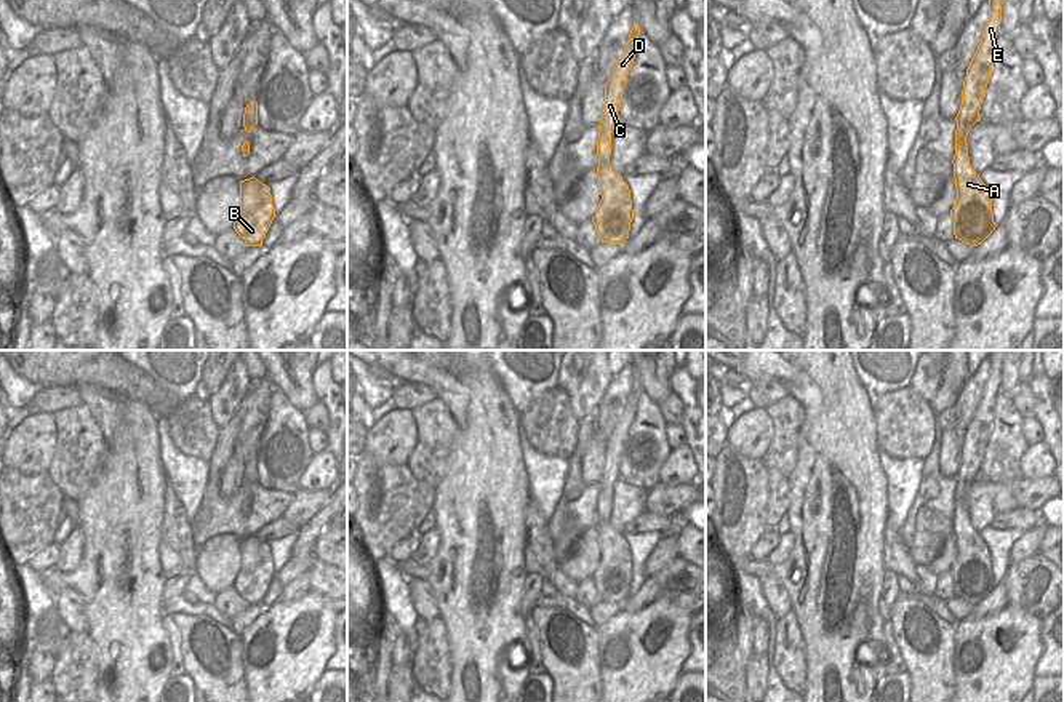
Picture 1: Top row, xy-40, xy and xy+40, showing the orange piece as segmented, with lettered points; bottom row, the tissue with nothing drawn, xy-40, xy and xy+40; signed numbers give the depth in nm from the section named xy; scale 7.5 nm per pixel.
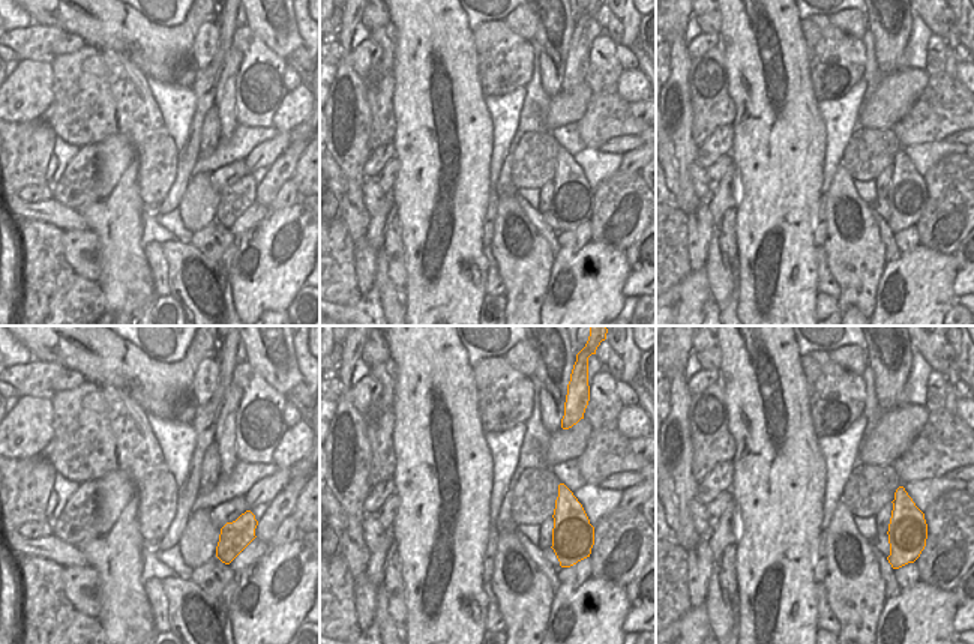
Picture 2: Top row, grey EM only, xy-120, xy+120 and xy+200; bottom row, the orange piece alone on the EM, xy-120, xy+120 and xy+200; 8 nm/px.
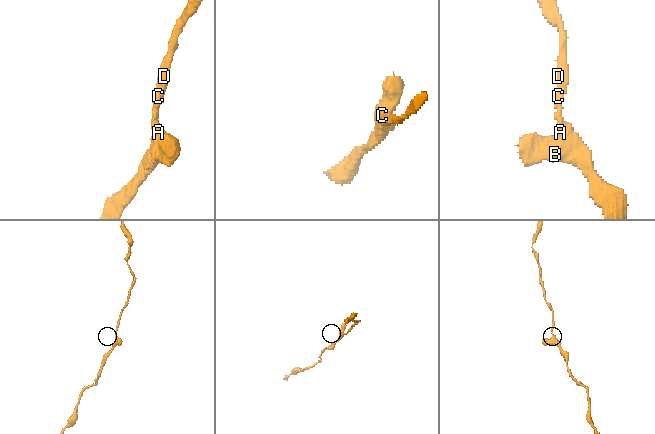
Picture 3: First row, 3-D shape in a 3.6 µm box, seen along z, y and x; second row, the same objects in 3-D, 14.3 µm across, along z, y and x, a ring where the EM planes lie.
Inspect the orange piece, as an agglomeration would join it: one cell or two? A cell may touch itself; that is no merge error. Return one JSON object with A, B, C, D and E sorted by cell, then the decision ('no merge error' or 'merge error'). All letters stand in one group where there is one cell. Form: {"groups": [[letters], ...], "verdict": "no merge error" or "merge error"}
{"groups": [["A", "B", "C", "D", "E"]], "verdict": "no merge error"}

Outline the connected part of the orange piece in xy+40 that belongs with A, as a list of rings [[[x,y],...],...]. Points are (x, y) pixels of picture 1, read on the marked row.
[[[989,0],[989,19],[981,43],[966,69],[962,90],[962,106],[955,117],[954,177],[957,189],[955,206],[950,209],[954,235],[963,243],[981,245],[994,230],[992,200],[986,184],[971,168],[966,136],[979,122],[979,110],[994,67],[995,37],[1000,34],[1002,5],[1005,0]]]

